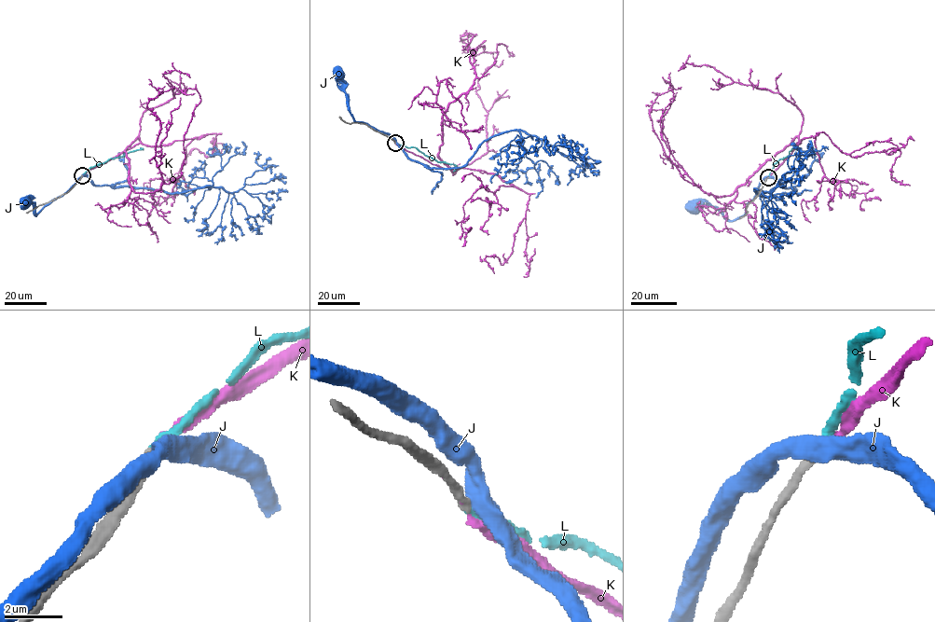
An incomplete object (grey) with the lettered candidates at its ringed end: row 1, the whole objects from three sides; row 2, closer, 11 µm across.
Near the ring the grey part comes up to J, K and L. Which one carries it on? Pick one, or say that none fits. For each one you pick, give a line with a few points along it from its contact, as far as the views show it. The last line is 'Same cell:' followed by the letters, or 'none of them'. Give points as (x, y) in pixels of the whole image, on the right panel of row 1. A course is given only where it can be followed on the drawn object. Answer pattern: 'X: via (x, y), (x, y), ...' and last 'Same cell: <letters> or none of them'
L: via (768, 177), (773, 164), (798, 146)
Same cell: L

